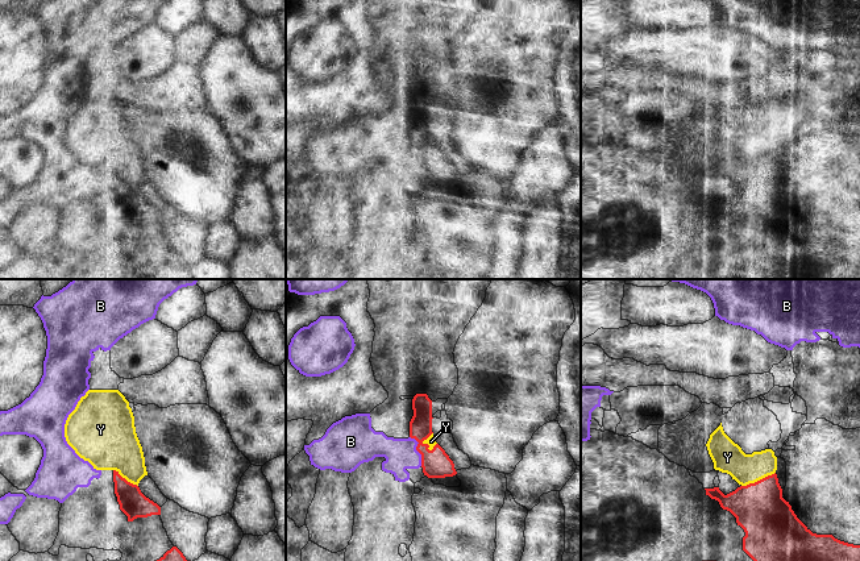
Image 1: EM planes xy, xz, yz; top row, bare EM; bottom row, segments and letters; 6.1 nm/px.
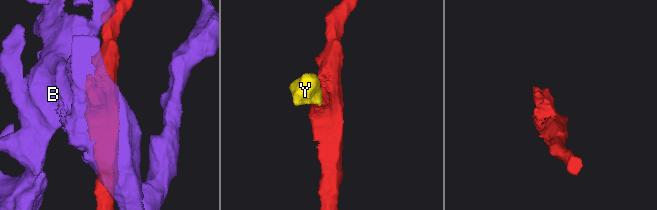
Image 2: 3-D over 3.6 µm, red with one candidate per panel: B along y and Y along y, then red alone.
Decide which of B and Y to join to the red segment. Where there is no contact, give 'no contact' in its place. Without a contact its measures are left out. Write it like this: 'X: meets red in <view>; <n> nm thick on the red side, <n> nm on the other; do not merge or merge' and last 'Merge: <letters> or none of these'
B: meets red in xz; 180 nm thick on the red side, 190 nm on the other; do not merge
Y: meets red in yz; 320 nm thick on the red side, 190 nm on the other; merge
Merge: Y

